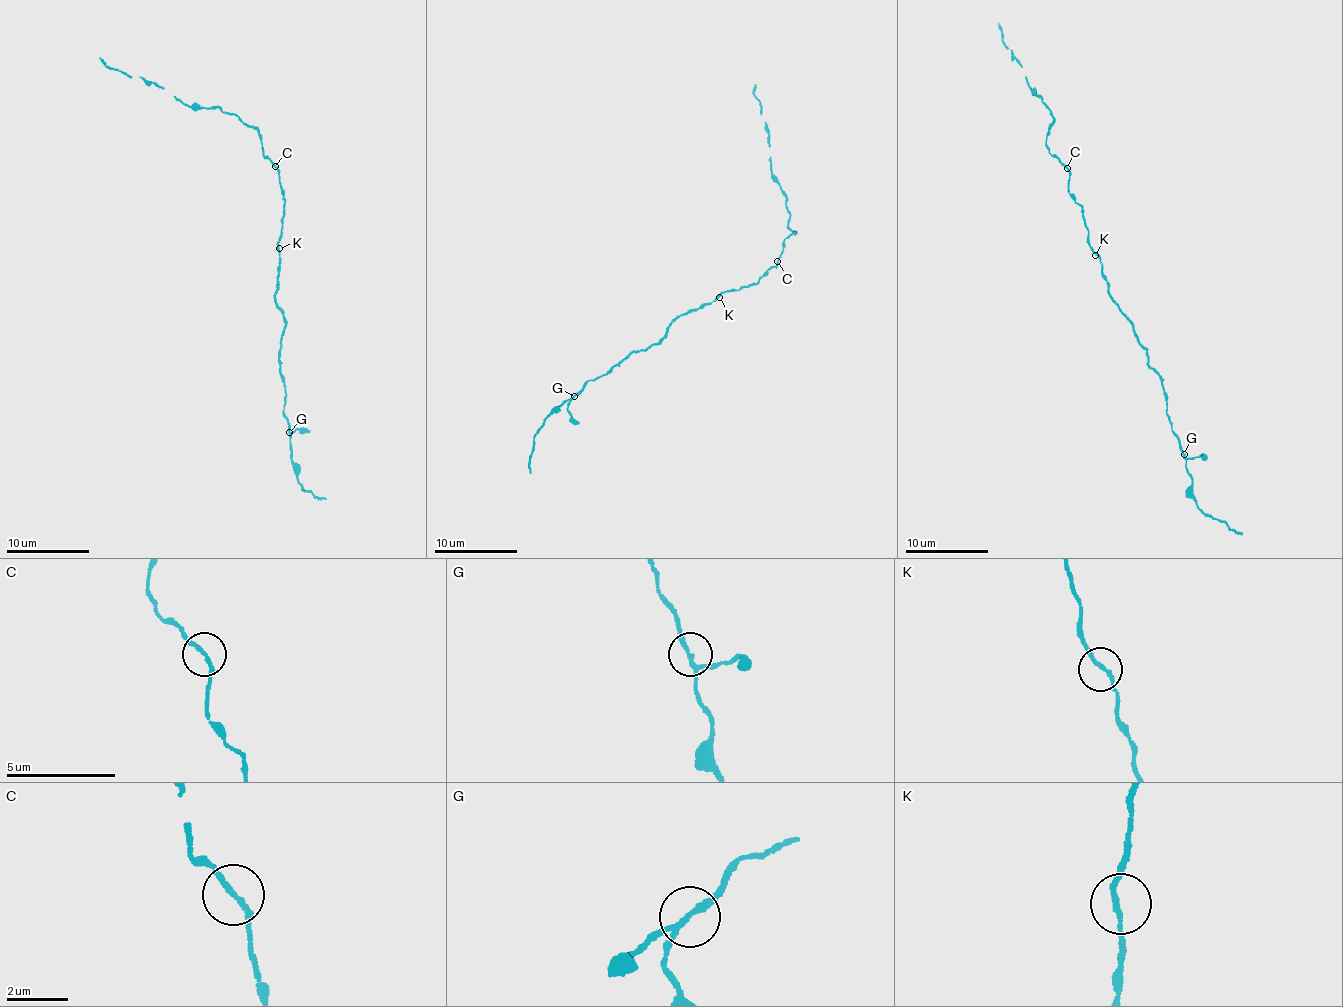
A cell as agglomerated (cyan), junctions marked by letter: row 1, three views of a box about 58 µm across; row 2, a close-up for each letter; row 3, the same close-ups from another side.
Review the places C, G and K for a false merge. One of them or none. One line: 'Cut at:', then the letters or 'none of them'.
Cut at: none of them

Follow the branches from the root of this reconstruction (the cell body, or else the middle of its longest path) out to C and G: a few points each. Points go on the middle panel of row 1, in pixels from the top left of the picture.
C: (718, 296), (757, 284), (771, 267), (777, 265), (777, 261)
G: (718, 296), (674, 319), (658, 342), (632, 353), (612, 366), (607, 374), (588, 381), (573, 396)

